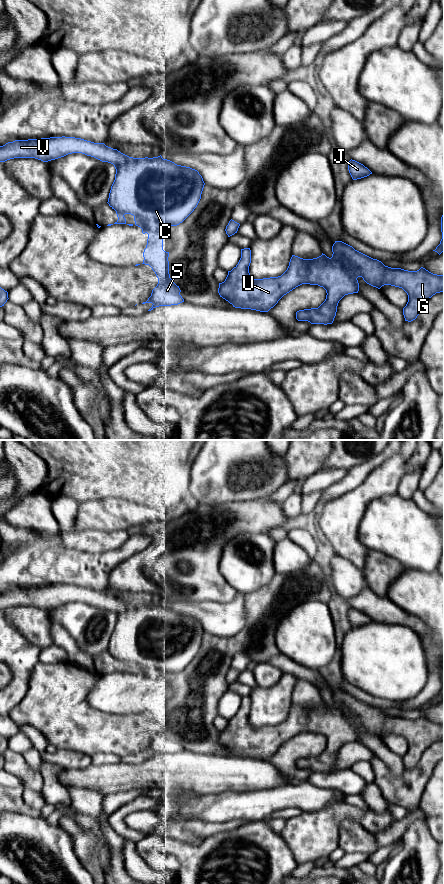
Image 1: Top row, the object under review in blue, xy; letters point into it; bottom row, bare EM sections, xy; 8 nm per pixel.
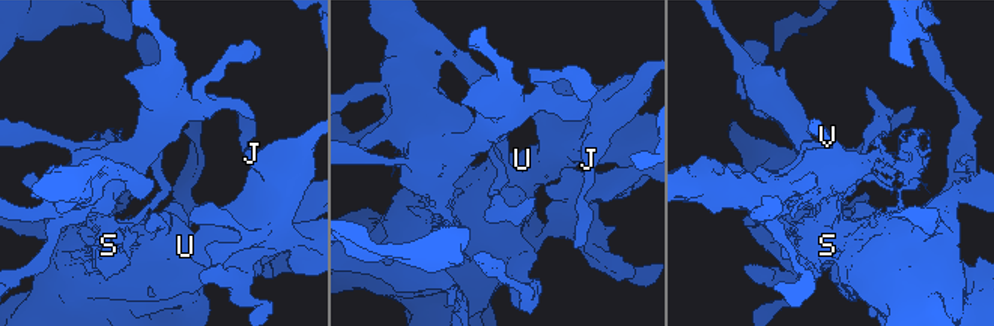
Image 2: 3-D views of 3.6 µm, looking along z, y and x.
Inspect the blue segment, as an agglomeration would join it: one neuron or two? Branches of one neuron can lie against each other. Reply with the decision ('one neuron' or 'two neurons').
two neurons

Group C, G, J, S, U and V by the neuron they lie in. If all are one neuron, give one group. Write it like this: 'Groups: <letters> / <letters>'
Groups: C G J S U / V

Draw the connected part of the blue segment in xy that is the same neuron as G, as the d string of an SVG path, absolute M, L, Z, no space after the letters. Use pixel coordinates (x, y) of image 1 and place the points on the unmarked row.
M335 689L332 694L332 705L329 706L322 701L321 704L313 707L303 707L298 704L292 703L287 718L278 725L270 725L263 727L253 727L249 721L249 714L251 711L251 698L250 696L241 697L241 706L238 712L228 719L228 723L224 730L219 731L218 741L220 745L228 749L235 756L251 757L260 760L268 760L273 756L278 749L287 741L295 737L302 732L318 733L326 738L326 747L318 756L304 757L296 760L296 767L298 769L308 769L311 772L332 772L337 760L337 754L339 749L348 742L358 741L359 731L357 726L362 725L363 728L378 737L384 733L391 733L402 736L408 743L408 750L403 756L403 763L405 769L411 770L417 766L422 754L436 741L444 740L444 723L437 723L429 720L425 716L421 715L417 719L408 719L401 716L391 716L385 714L381 709L373 707L357 698L352 694L342 690Z

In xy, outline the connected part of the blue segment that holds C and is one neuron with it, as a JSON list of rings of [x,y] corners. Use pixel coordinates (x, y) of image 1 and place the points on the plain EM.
[[[117,597],[113,613],[116,617],[115,628],[111,634],[108,652],[116,659],[118,668],[114,672],[127,672],[125,662],[134,664],[135,673],[148,682],[147,693],[143,700],[143,711],[149,713],[158,726],[157,734],[145,751],[152,751],[151,759],[159,754],[178,753],[184,750],[180,736],[169,722],[169,700],[163,698],[164,685],[170,684],[170,675],[182,671],[197,655],[204,636],[204,629],[199,620],[190,615],[177,613],[163,607],[129,605]]]

